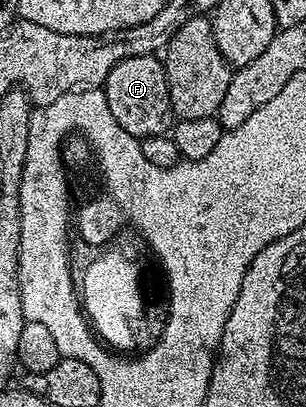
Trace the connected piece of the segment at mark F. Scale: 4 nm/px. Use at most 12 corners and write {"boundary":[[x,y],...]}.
{"boundary":[[126,57],[102,88],[135,139],[174,126],[163,58]]}

